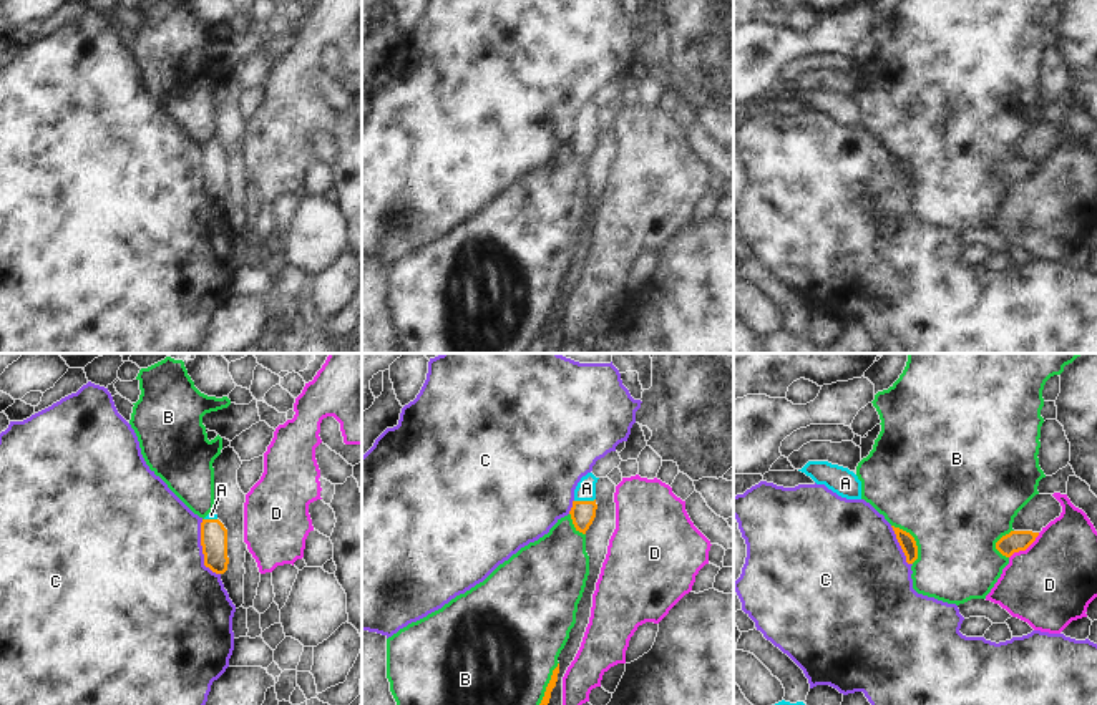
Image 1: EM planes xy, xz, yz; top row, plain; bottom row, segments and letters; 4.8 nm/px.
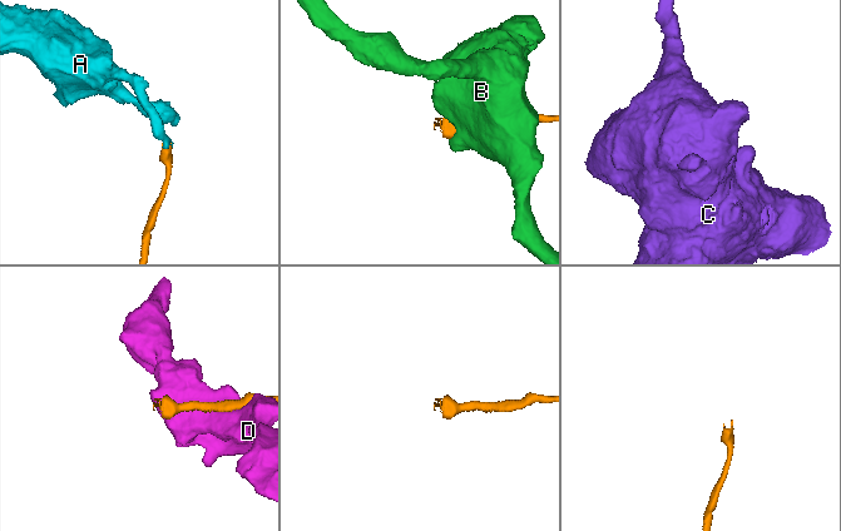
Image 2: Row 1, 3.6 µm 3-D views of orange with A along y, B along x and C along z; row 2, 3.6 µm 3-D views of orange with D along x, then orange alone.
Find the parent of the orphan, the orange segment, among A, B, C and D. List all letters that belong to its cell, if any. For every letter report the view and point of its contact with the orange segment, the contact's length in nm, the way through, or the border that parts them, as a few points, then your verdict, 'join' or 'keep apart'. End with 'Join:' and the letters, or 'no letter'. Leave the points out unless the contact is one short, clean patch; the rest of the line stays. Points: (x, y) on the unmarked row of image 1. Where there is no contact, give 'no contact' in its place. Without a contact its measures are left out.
A: meets orange in xz at (585, 130); contact 110 nm long; runs through xz (583, 141), (585, 130), (586, 116); join
B: meets orange in xz at (545, 322); contact 340 nm long; keep apart
C: meets orange in xy at (203, 178); contact 280 nm long; border along xy (201, 148), (203, 191), (219, 203); keep apart
D: meets orange in yz at (1024, 178); contact 200 nm long; keep apart
Join: A

